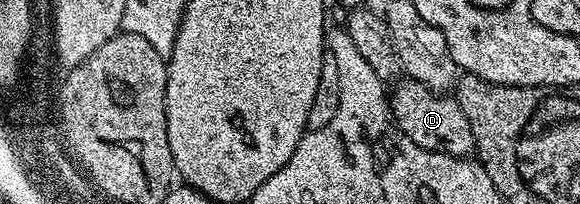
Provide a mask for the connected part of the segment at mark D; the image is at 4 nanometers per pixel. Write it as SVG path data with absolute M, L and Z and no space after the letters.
M408 77L401 80L403 81L394 89L393 96L390 94L387 99L397 130L415 141L415 145L428 151L462 157L472 156L475 151L475 137L471 133L471 121L467 121L463 109L459 109L456 98L435 92L427 85L416 83Z

